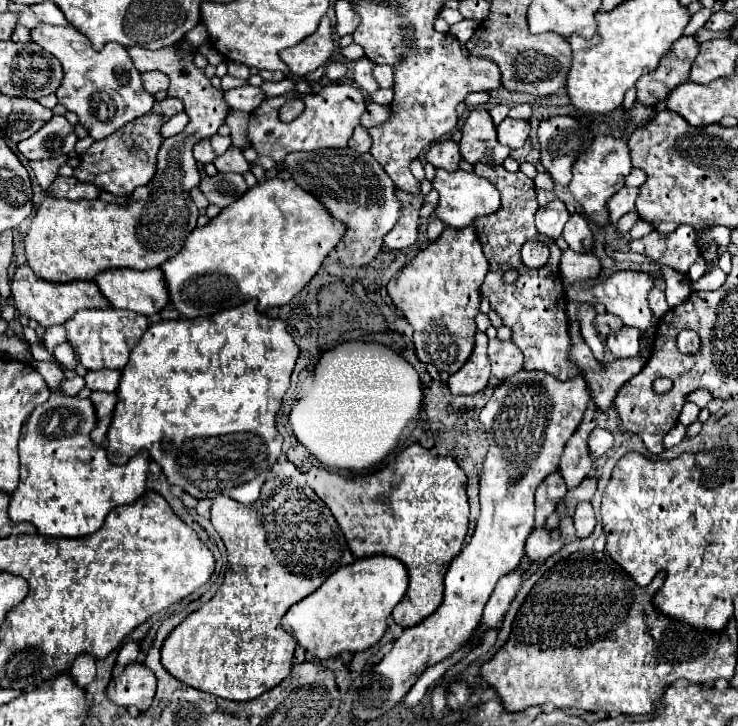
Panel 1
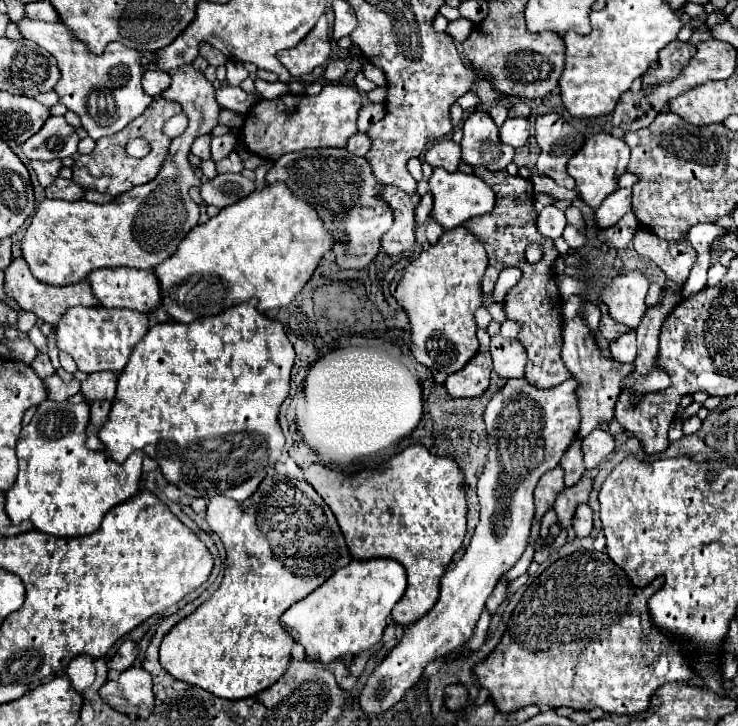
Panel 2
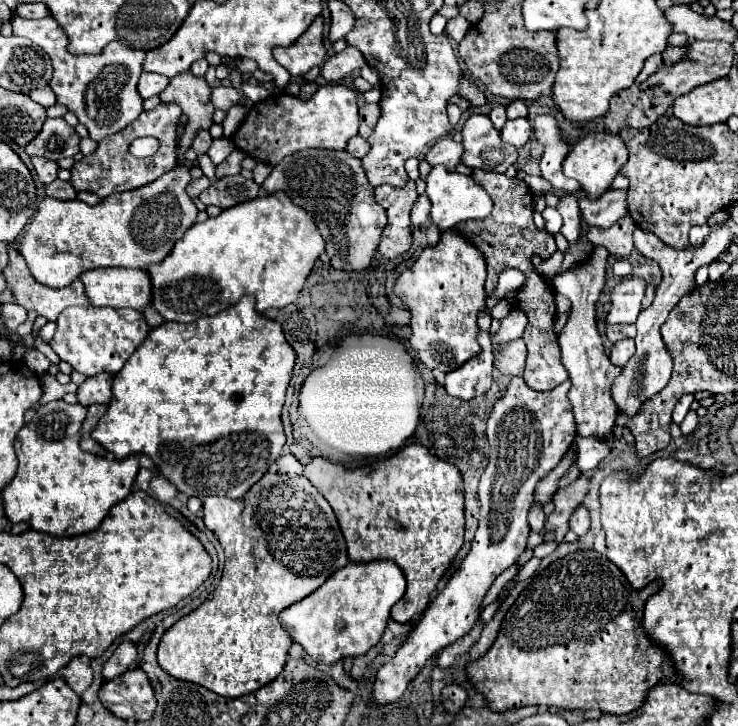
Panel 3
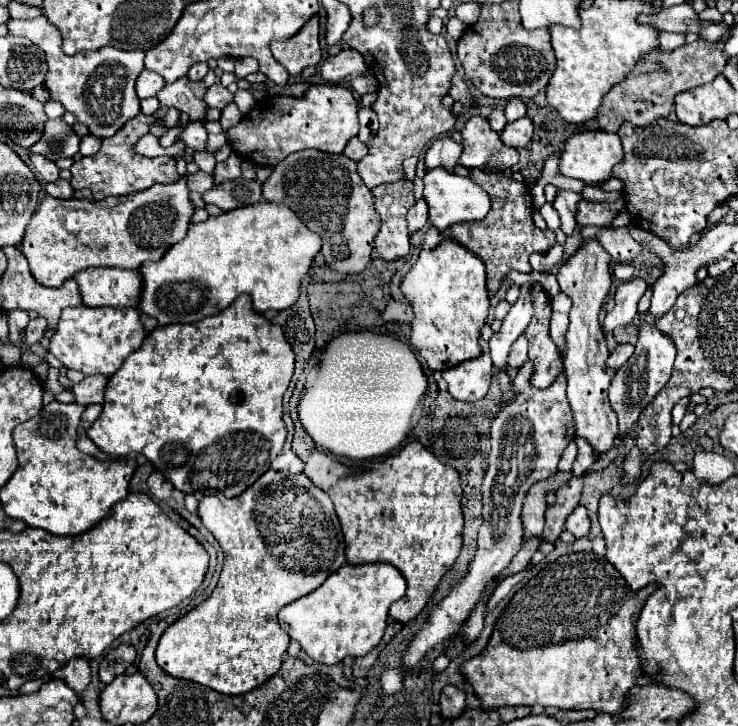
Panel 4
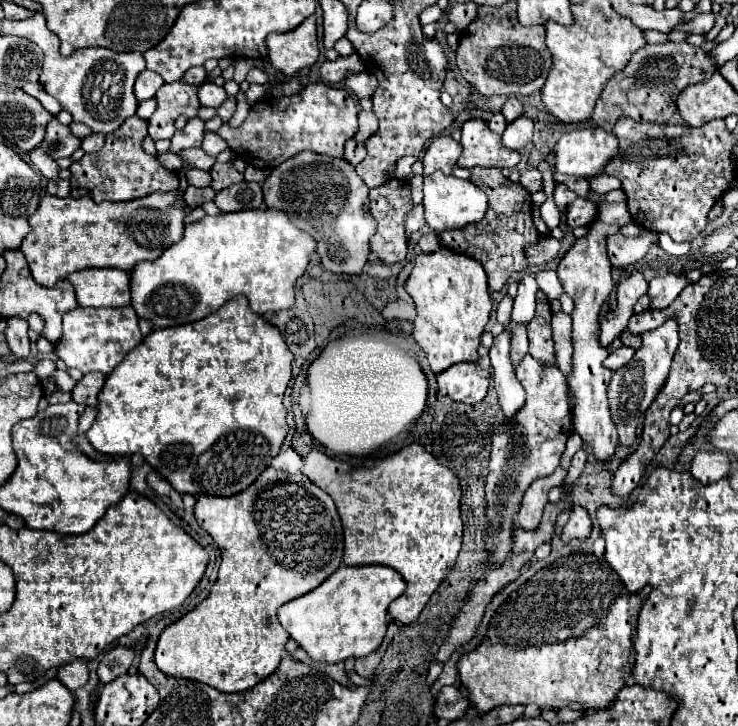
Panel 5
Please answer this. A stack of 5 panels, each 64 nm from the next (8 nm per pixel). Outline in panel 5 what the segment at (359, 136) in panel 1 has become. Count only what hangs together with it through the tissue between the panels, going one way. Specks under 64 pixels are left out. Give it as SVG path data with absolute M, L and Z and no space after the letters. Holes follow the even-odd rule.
M354 138L346 142L346 150L344 150L344 160L348 160L352 166L358 166L366 156L366 148L362 142L356 142Z

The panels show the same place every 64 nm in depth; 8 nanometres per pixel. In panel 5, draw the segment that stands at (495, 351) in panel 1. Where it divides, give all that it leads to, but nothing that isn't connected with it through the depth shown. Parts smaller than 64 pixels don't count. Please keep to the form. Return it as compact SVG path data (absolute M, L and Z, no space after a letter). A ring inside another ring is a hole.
M516 324L512 328L512 348L510 348L510 360L516 364L528 354L528 334L526 324Z

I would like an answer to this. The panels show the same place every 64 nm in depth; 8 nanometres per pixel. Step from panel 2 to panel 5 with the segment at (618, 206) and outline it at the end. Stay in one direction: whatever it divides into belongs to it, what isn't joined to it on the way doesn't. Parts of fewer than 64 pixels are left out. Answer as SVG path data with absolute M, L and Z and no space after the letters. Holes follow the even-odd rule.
M576 198L572 204L568 204L568 216L566 216L568 226L572 226L572 228L586 226L594 218L596 218L596 206L590 204L590 200Z

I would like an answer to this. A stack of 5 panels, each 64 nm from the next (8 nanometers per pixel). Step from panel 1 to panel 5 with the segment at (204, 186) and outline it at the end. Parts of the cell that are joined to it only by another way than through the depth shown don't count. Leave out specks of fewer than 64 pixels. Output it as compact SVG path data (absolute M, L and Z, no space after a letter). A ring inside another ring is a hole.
M256 182L232 184L230 188L216 192L214 204L222 212L240 212L240 210L260 208L262 206L262 188Z

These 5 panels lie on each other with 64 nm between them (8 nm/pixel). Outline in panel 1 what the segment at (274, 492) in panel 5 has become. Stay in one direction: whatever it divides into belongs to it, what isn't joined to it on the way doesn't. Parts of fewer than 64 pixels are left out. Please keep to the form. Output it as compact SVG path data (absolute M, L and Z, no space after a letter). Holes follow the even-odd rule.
M268 478L254 504L238 504L228 496L212 500L212 526L228 550L226 576L220 590L200 610L180 622L162 646L162 666L180 682L226 700L252 700L280 684L292 666L296 640L280 626L280 618L290 606L312 594L340 566L354 562L346 538L330 508L310 486Z

